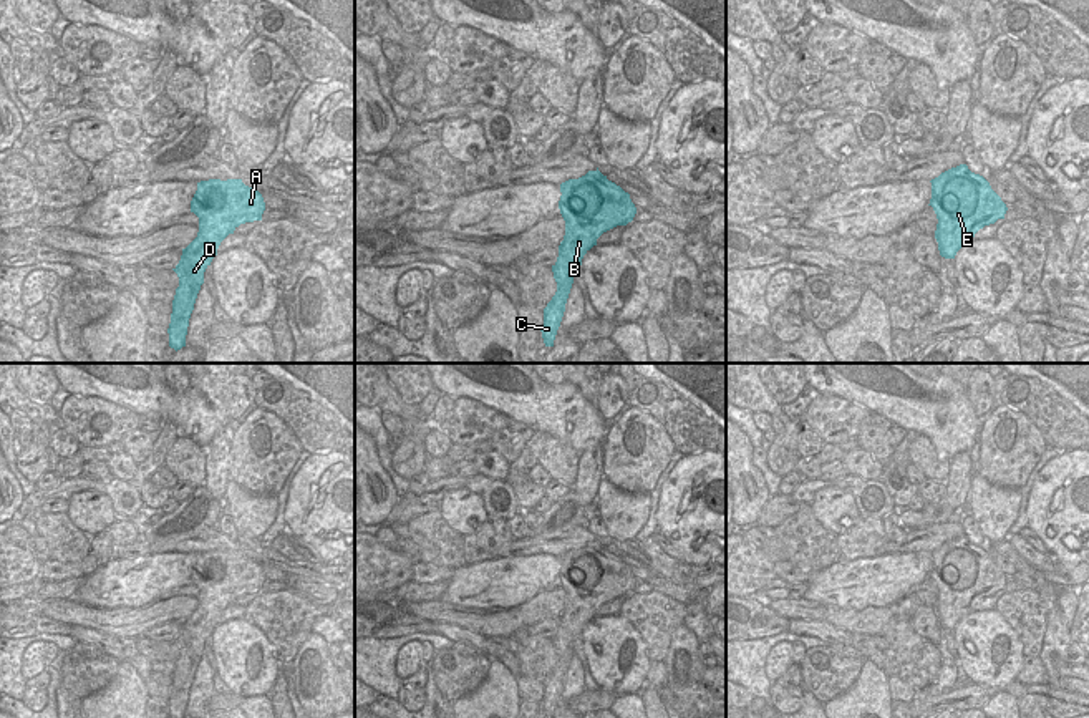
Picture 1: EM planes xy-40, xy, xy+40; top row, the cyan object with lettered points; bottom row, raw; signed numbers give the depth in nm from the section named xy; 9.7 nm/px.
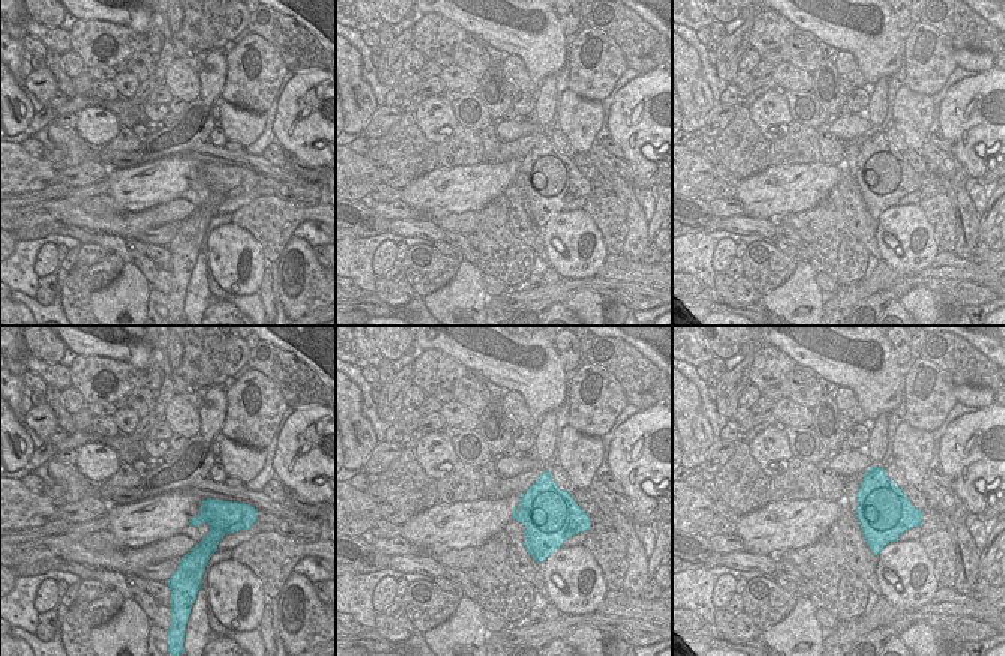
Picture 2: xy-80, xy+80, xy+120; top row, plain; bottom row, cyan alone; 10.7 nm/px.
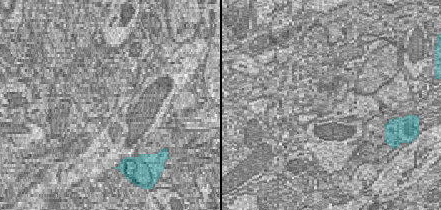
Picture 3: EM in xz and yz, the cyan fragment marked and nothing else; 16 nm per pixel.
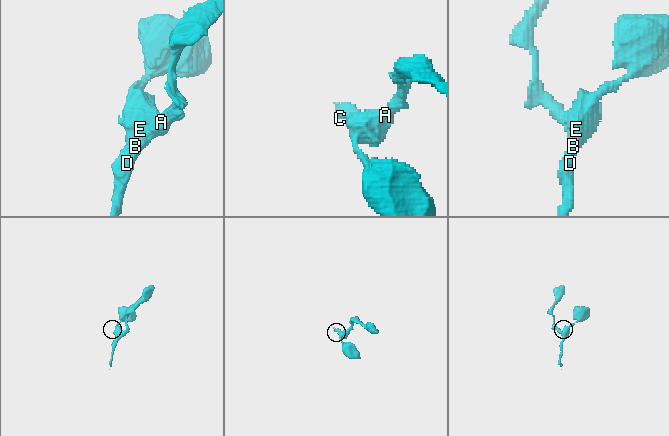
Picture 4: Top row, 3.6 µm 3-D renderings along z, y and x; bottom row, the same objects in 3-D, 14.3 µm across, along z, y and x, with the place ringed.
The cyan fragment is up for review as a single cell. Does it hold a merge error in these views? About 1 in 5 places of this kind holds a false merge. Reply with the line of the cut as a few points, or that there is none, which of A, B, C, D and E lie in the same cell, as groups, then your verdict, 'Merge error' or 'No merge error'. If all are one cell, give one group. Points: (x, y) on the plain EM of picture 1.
No split. Groups: A B C D E. No merge error

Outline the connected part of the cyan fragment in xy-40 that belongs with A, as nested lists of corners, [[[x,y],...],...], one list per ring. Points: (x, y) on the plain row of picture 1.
[[[209,551],[197,554],[191,572],[191,584],[199,589],[197,609],[182,620],[179,635],[172,640],[179,658],[172,672],[171,695],[167,700],[169,718],[186,718],[189,690],[204,643],[217,627],[220,614],[245,594],[262,592],[265,582],[259,562],[245,557],[242,551]]]

